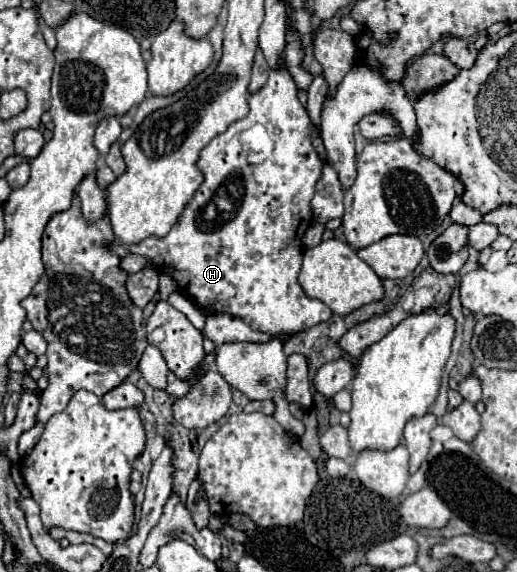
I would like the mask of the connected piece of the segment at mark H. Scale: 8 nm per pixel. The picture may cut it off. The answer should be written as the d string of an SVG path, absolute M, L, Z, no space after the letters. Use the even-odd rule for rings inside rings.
M287 68L271 70L267 84L249 94L249 114L231 122L223 134L201 150L197 166L203 172L203 184L187 202L171 232L163 238L147 238L131 246L129 252L151 258L153 266L169 274L181 294L193 298L195 306L205 314L227 312L239 316L257 332L291 336L329 320L333 312L321 300L309 298L297 280L303 260L301 238L313 218L309 202L321 176L321 160L313 148L309 124L309 114L297 98L297 88ZM209 210L217 210L217 214L209 218Z

